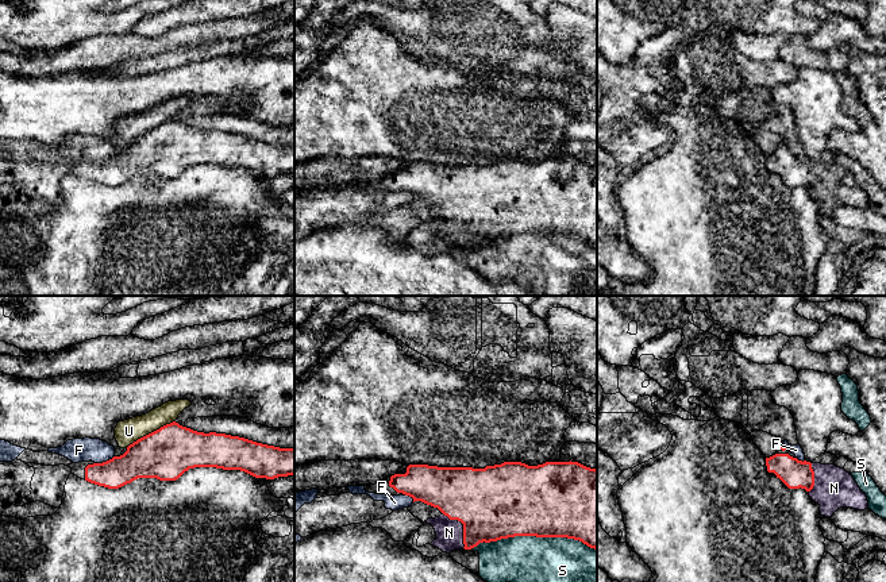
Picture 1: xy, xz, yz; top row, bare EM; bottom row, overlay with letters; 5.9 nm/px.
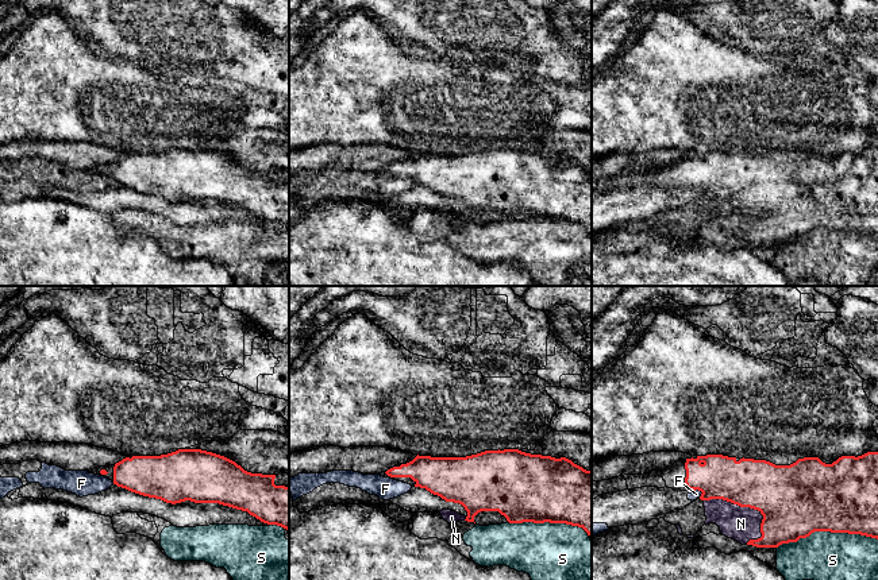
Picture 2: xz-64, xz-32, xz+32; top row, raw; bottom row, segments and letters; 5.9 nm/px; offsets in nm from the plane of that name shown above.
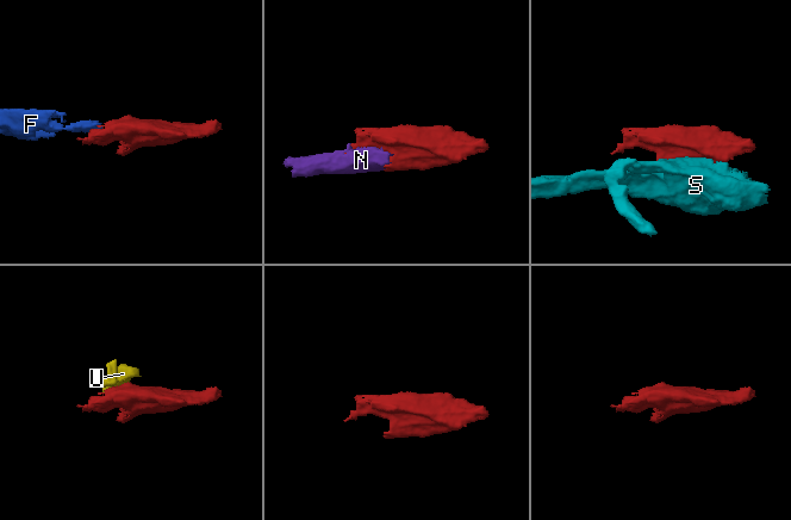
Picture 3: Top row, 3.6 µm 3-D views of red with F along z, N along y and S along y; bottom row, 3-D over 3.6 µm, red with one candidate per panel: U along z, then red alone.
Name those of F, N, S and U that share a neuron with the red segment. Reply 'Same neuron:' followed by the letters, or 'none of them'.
Same neuron: N

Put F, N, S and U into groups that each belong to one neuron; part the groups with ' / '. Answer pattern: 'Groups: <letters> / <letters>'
Groups: F U / N / S

